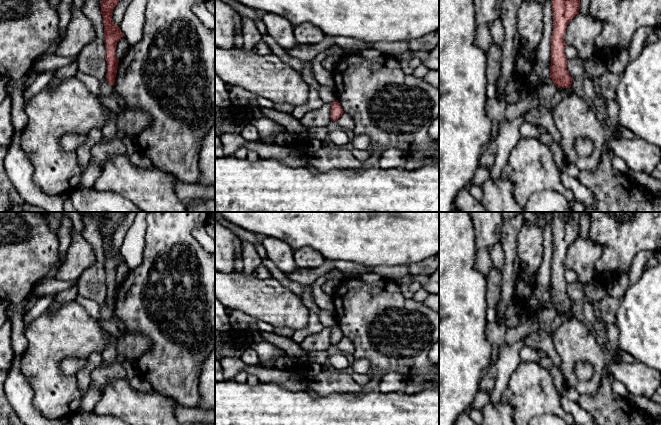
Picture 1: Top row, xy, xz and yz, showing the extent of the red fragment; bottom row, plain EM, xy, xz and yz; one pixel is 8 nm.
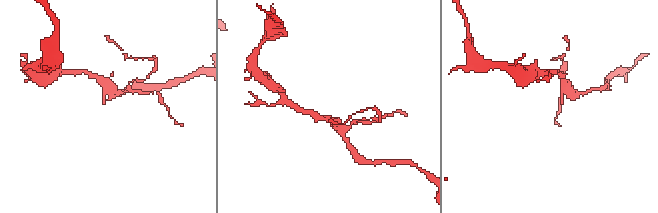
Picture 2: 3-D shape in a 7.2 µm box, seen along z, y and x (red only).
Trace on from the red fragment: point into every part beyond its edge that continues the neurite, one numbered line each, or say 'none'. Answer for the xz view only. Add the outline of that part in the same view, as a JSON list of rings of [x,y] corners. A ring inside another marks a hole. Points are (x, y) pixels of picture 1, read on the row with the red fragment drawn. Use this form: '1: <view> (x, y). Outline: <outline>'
none

